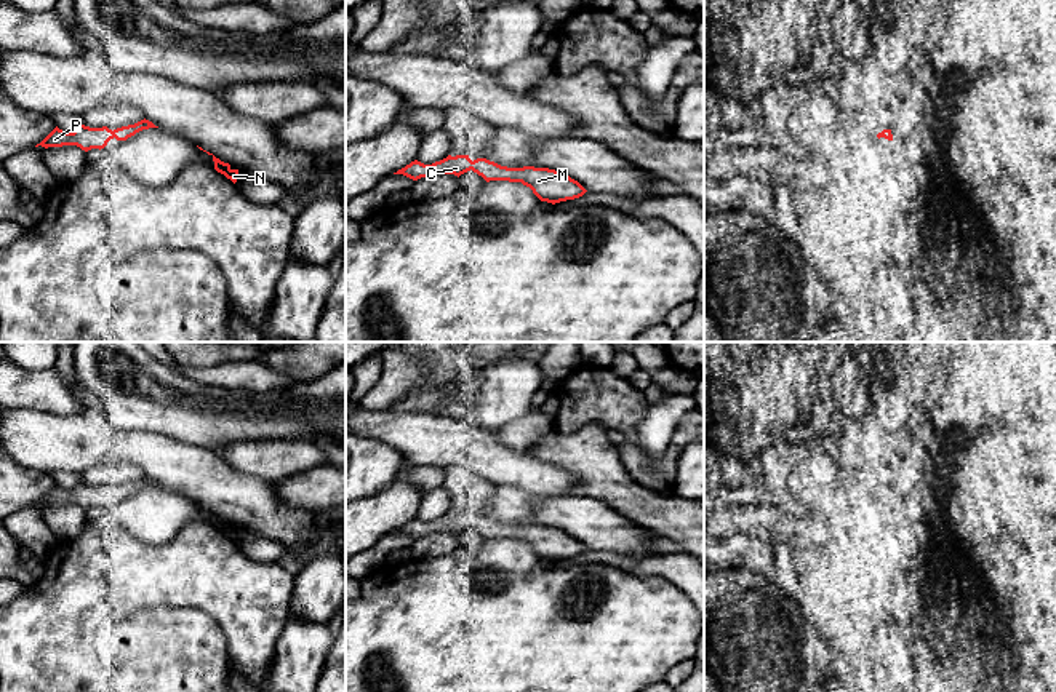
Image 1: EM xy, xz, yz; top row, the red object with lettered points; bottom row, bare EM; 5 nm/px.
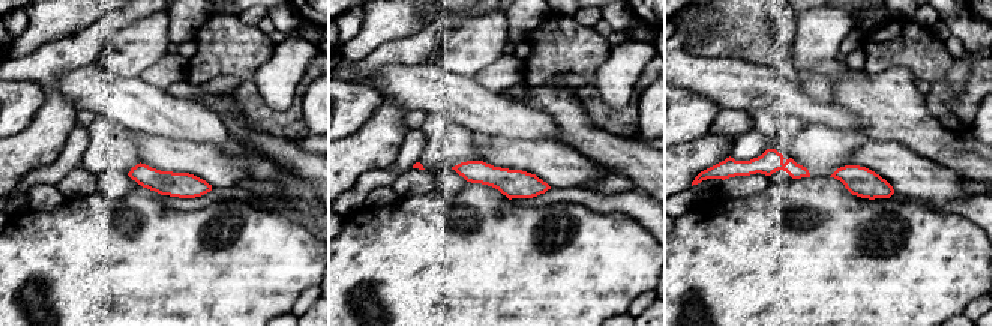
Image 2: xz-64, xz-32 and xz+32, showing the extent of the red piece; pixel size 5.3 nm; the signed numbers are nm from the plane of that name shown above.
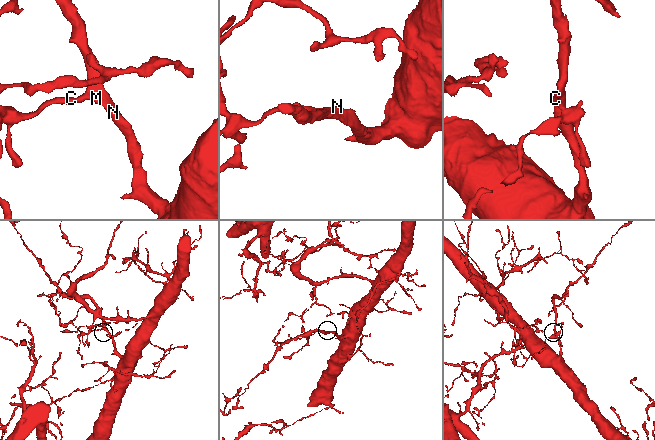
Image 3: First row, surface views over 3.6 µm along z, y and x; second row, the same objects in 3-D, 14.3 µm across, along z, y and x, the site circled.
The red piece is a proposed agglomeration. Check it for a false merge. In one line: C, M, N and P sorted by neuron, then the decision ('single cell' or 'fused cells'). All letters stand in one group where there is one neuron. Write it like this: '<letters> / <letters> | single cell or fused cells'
C M N P | single cell

